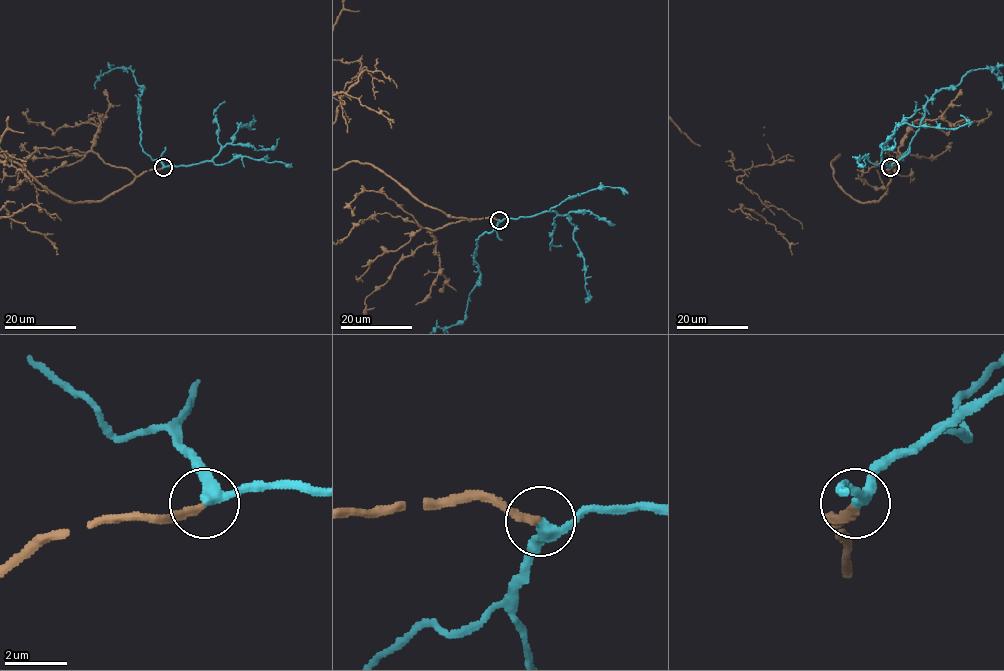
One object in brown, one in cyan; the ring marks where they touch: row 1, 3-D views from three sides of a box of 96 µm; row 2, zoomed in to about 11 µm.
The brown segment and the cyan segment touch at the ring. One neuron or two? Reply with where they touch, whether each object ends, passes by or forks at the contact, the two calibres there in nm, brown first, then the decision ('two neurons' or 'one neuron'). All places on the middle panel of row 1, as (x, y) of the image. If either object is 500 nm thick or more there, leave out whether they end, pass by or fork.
(499, 220) | brown ends | cyan passes by | 220/320 nm | one neuron

